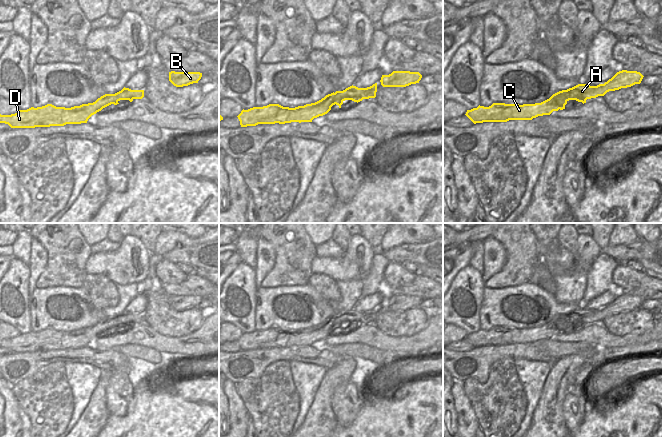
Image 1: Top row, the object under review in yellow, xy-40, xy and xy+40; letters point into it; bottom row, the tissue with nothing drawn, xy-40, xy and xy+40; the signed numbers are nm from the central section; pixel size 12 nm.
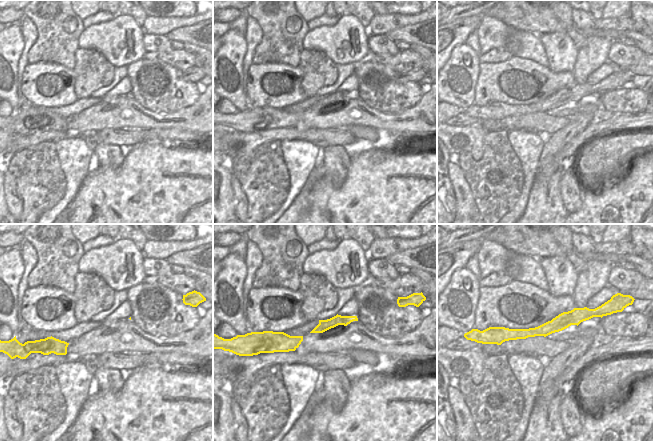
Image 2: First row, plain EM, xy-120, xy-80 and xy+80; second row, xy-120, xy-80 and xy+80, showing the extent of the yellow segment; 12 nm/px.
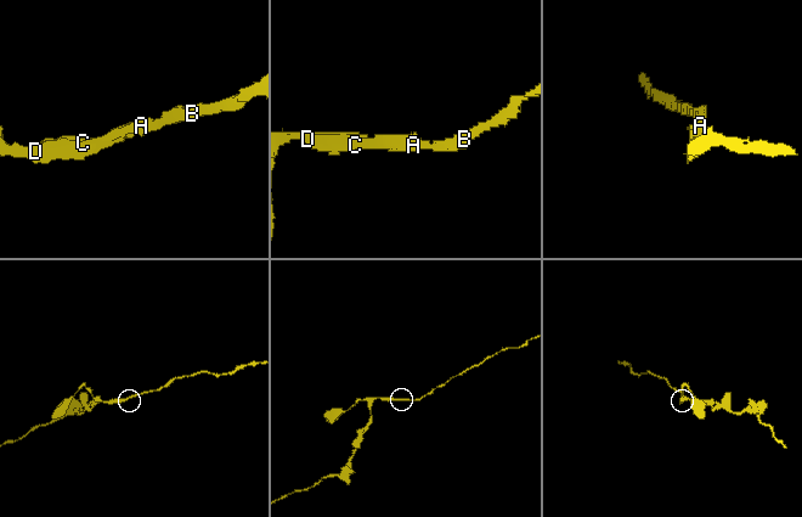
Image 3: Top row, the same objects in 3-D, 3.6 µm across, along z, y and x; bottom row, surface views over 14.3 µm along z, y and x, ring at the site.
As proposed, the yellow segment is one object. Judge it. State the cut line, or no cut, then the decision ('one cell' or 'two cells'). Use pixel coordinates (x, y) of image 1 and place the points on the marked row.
no cut | one cell

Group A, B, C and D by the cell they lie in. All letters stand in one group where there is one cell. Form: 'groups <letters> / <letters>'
groups A B C D

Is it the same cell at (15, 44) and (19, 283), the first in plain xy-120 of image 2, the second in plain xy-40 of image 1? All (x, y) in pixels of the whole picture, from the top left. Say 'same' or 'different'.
same

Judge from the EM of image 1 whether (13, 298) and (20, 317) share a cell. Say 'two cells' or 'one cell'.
one cell

